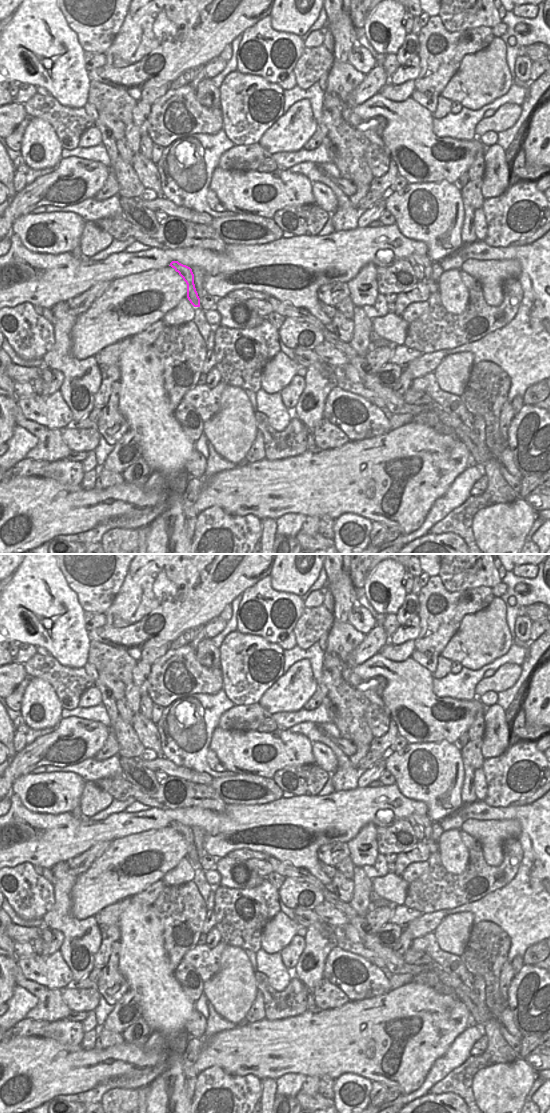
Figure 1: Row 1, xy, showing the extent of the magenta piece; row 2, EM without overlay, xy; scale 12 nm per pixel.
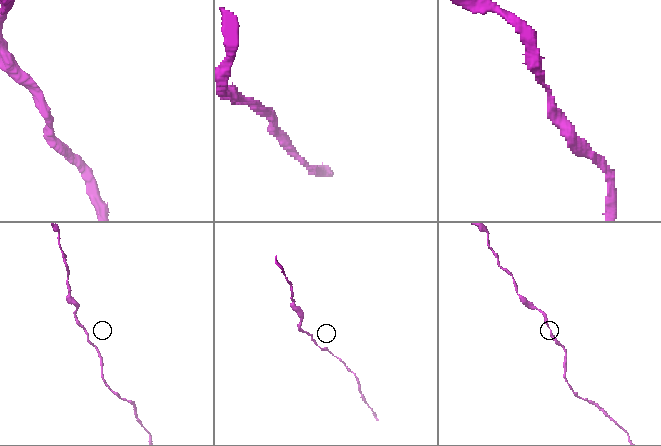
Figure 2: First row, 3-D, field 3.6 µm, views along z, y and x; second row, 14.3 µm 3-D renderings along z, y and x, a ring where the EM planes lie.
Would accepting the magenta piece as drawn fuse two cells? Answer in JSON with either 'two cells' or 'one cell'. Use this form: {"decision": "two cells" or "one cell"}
{"decision": "one cell"}

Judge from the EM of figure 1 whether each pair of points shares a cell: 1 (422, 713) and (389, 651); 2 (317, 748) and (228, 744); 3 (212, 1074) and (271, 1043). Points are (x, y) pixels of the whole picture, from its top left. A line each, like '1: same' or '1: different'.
1: different
2: different
3: different

